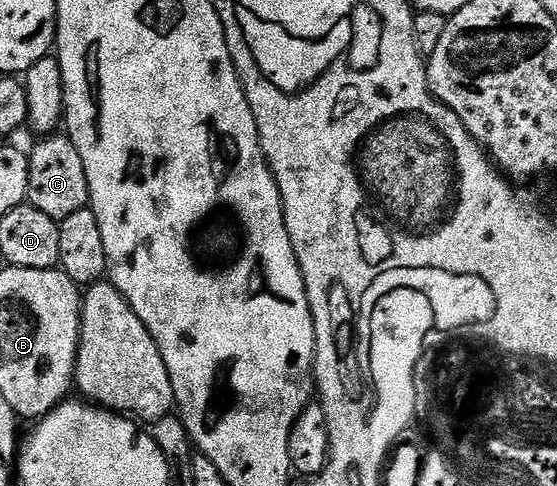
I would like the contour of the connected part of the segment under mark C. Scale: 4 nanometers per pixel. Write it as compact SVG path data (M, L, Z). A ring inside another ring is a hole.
M45 137L33 150L30 150L32 172L28 189L30 205L57 220L66 219L74 212L85 209L92 196L92 190L88 186L86 164L78 148L73 144L71 137L60 137Z

